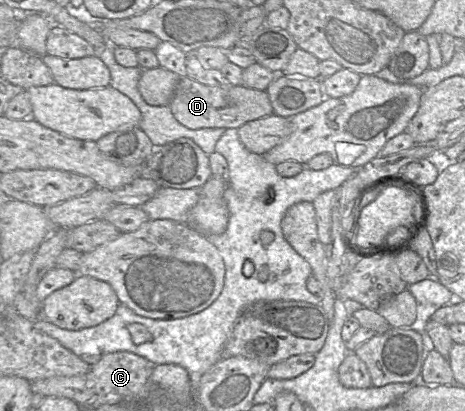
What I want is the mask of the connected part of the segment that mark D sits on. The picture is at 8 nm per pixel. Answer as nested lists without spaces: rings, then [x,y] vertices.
[[[189,76],[180,79],[169,106],[177,121],[189,129],[239,128],[249,121],[273,114],[266,90],[256,90],[244,85],[209,86]]]

